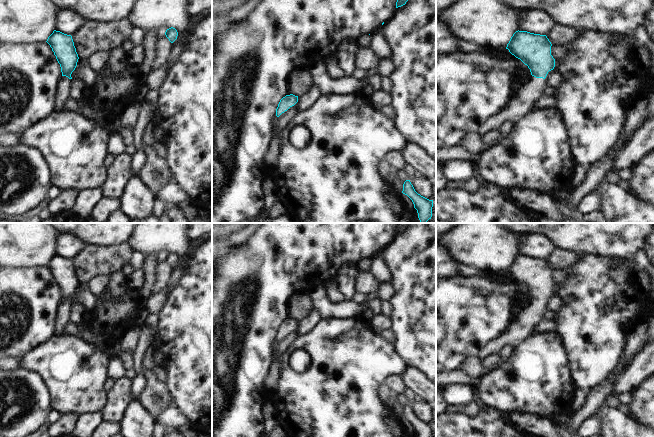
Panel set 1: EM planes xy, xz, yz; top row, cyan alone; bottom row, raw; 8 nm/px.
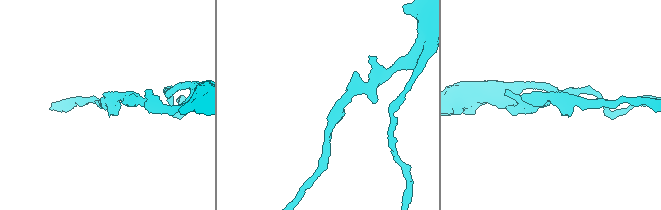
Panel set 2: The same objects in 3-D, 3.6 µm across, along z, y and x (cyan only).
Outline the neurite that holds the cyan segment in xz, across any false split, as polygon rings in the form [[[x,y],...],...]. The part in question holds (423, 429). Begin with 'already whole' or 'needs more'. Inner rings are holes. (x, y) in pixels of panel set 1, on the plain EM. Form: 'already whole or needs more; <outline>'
already whole; [[[410,404],[404,406],[402,417],[412,424],[417,437],[432,437],[433,424],[429,424],[418,418]]]

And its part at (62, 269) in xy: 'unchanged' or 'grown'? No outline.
grown

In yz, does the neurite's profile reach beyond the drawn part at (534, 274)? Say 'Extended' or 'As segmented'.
Extended

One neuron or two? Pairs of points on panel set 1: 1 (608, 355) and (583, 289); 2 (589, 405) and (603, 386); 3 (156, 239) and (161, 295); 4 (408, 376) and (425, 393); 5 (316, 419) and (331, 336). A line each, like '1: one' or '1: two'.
1: one
2: one
3: one
4: one
5: one

